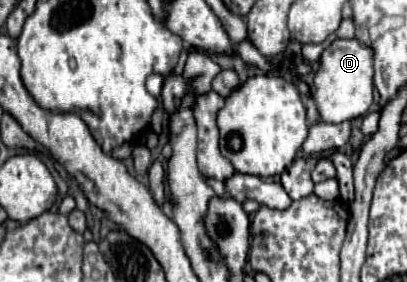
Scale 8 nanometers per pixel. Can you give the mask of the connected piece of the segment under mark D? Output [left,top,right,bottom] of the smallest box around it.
[312,40,374,124]

